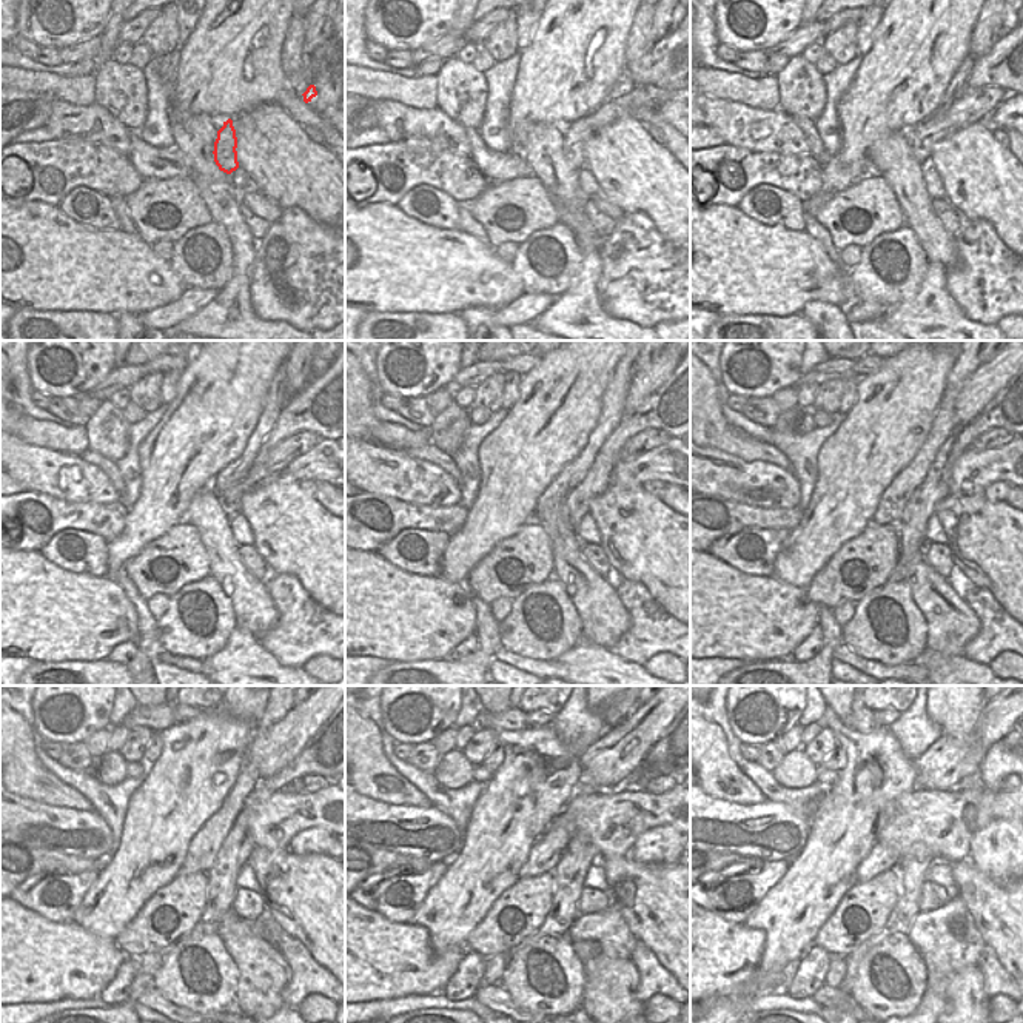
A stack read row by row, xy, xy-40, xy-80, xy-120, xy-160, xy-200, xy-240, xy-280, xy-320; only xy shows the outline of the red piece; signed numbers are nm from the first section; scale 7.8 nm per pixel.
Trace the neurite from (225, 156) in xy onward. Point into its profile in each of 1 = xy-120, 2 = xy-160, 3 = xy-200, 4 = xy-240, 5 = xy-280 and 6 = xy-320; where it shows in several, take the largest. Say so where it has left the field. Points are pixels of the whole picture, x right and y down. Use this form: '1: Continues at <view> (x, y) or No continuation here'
1: Continues at xy-120 (298, 444)
2: Continues at xy-160 (644, 441)
3: Continues at xy-200 (994, 438)
4: Continues at xy-240 (308, 783)
5: Continues at xy-280 (657, 784)
6: Continues at xy-320 (1003, 786).

